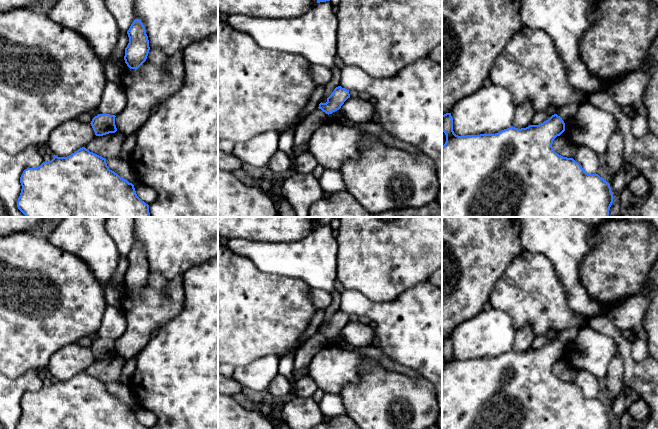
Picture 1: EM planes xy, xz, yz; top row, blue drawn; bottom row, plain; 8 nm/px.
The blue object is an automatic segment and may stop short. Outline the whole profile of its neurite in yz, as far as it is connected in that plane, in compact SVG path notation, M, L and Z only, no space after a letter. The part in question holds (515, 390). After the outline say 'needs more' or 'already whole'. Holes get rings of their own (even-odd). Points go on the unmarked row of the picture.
M451 337L442 339L442 355L446 359L446 366L442 370L442 429L612 429L613 417L610 408L598 398L588 398L573 382L567 382L556 377L552 371L553 365L565 355L565 347L557 338L539 349L529 349L526 352L513 350L495 358L480 358L458 360L453 355Z; already whole

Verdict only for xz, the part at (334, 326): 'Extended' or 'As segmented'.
As segmented

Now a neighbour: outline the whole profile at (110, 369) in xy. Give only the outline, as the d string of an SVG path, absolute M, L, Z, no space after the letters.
M120 355L103 360L95 360L85 372L105 383L122 383L121 374L125 362L126 359Z

